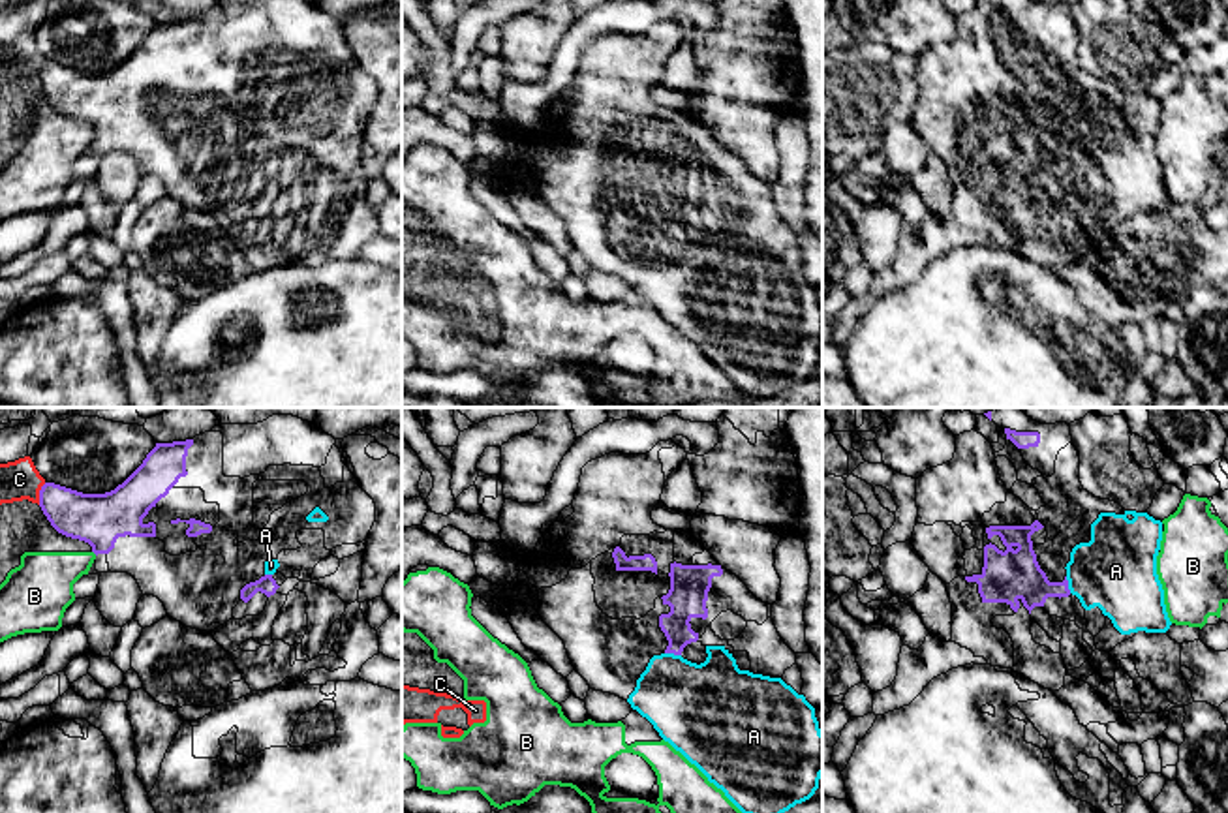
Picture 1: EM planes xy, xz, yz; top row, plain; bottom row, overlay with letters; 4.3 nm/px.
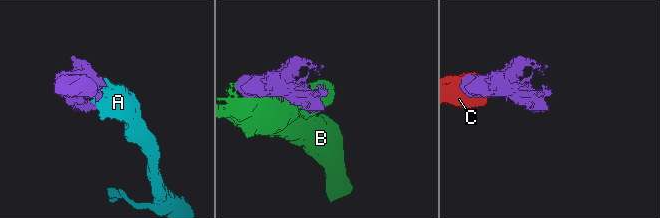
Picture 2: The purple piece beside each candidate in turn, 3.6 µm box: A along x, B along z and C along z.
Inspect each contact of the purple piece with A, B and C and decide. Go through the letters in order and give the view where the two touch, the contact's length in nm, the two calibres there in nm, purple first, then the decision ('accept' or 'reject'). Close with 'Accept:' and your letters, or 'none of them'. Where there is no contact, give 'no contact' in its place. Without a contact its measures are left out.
A: contact in xz; length 70 nm; calibres 170 and 360 nm; accept
B: contact in xy; length 30 nm; calibres 220 and 260 nm; reject
C: contact in xy; length 100 nm; calibres 200 and 170 nm; reject
Accept: A

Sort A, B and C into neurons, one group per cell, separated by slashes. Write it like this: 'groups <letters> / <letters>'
groups A / B C

